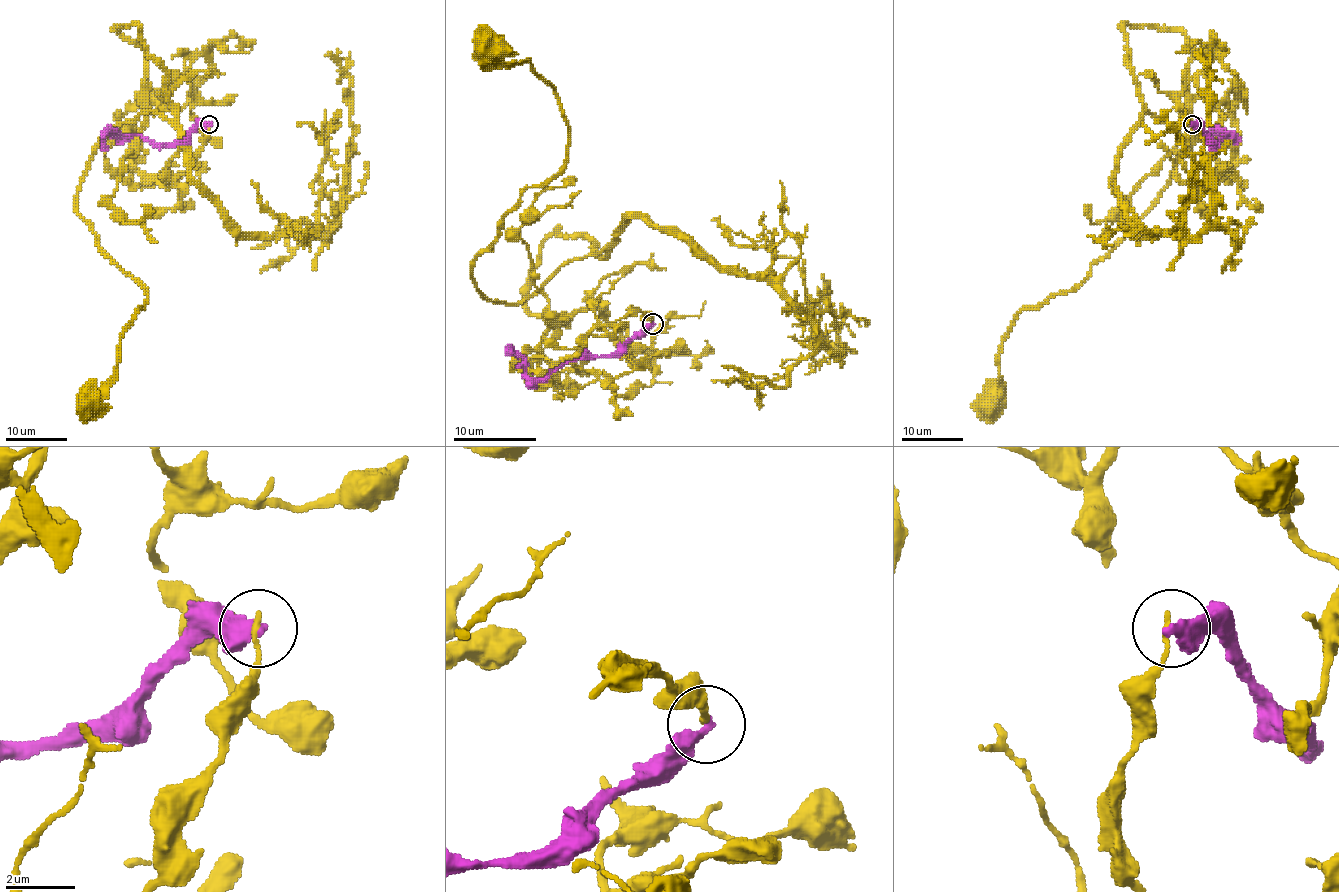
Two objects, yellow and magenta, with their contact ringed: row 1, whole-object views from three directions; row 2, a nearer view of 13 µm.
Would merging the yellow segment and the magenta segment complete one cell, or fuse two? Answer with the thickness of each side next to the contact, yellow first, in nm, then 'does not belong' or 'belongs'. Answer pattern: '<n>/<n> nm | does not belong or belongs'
160/440 nm | does not belong

